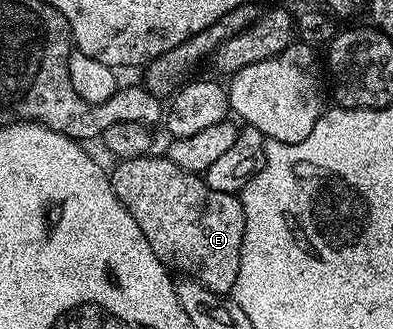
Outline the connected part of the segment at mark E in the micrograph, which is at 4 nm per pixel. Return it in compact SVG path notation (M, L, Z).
M145 155L129 161L120 161L110 176L114 195L130 211L134 223L138 223L142 235L146 235L146 243L154 247L154 255L169 270L197 281L202 287L221 295L231 294L234 283L238 279L238 267L242 255L242 239L244 238L244 208L239 196L234 193L214 191L205 182L203 176L182 171L167 155L152 157Z

